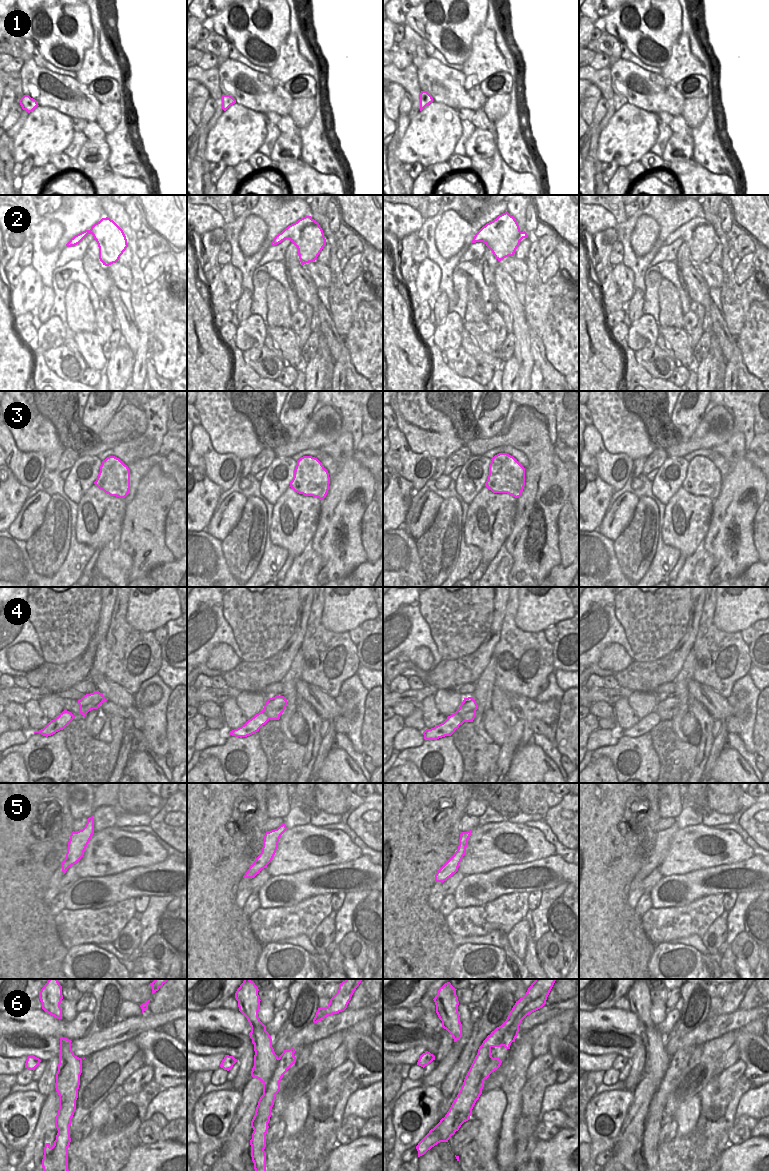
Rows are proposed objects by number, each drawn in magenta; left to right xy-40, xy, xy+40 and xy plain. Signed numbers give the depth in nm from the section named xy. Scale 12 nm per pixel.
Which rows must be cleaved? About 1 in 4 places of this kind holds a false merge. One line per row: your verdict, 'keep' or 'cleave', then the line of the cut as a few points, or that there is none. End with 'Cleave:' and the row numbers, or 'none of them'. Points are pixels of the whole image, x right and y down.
1: keep | no cut
2: keep | no cut
3: cleave | xy (325, 495), (323, 497)
4: cleave | xy+40 (455, 712), (464, 721)
5: keep | no cut
6: cleave | xy (279, 1058), (278, 1065), (267, 1087), (275, 1094)
Cleave: 3, 4, 6

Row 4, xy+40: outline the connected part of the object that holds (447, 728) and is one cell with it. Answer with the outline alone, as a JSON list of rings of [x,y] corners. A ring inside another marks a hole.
[[[454,713],[447,719],[431,729],[426,729],[423,732],[425,740],[437,740],[445,736],[451,736],[460,725],[464,723],[459,713]]]

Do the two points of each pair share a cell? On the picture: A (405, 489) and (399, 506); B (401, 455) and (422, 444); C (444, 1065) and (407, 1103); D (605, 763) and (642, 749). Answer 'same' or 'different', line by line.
A: same
B: different
C: different
D: different

